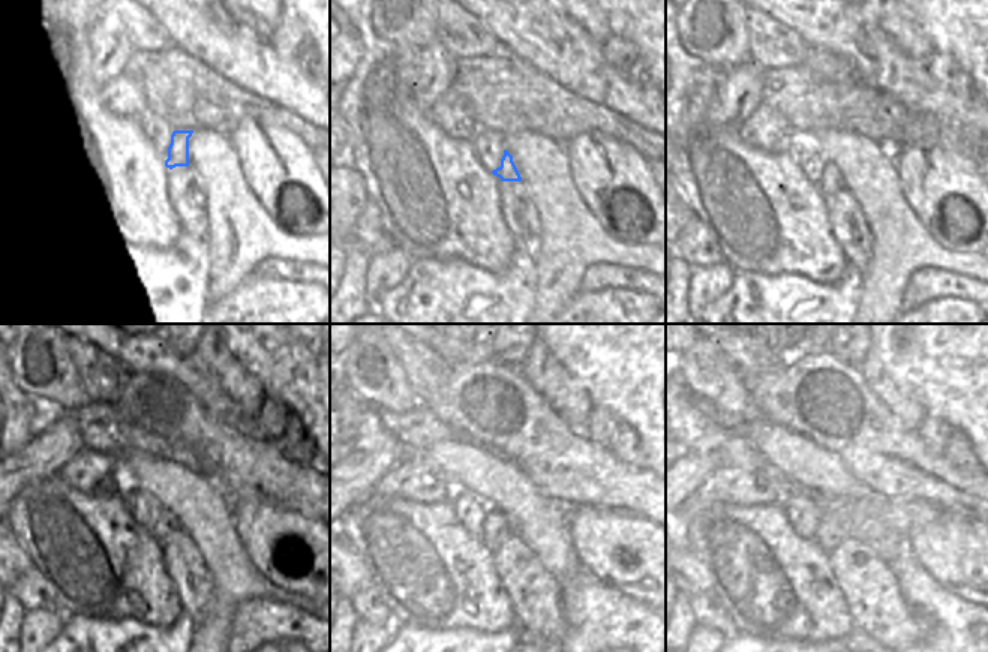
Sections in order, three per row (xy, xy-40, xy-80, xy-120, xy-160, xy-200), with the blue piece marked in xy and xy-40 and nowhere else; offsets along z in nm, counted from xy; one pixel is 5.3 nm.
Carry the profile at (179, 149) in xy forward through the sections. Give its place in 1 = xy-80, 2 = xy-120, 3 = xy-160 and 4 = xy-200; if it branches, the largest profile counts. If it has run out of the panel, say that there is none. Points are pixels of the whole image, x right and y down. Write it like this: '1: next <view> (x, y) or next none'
1: next xy-80 (832, 182)
2: next xy-120 (165, 523)
3: next xy-160 (498, 526)
4: next xy-200 (831, 532)

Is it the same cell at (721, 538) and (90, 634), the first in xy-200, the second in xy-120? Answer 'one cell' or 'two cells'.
two cells

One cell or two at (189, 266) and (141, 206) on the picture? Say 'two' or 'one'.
two

